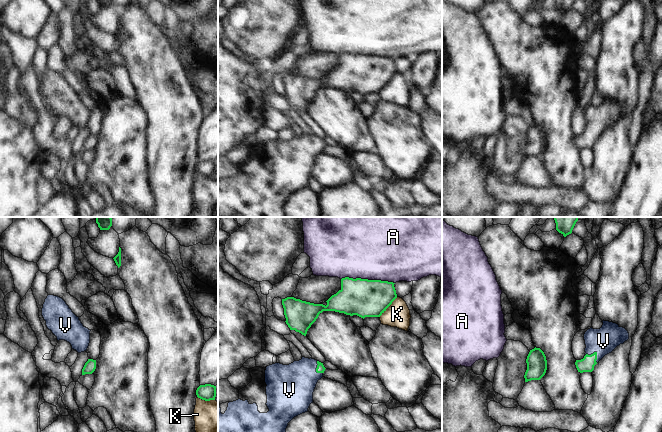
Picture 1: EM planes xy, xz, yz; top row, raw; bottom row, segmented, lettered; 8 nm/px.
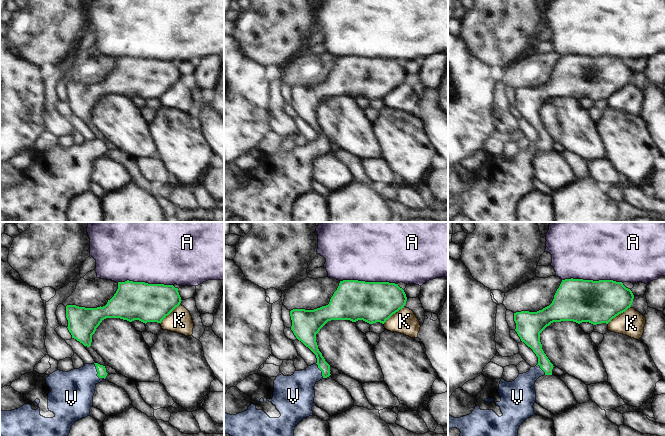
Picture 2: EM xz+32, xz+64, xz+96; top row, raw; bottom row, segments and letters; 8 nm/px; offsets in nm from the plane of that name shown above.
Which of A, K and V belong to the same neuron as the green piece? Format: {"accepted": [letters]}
{"accepted": ["V"]}

